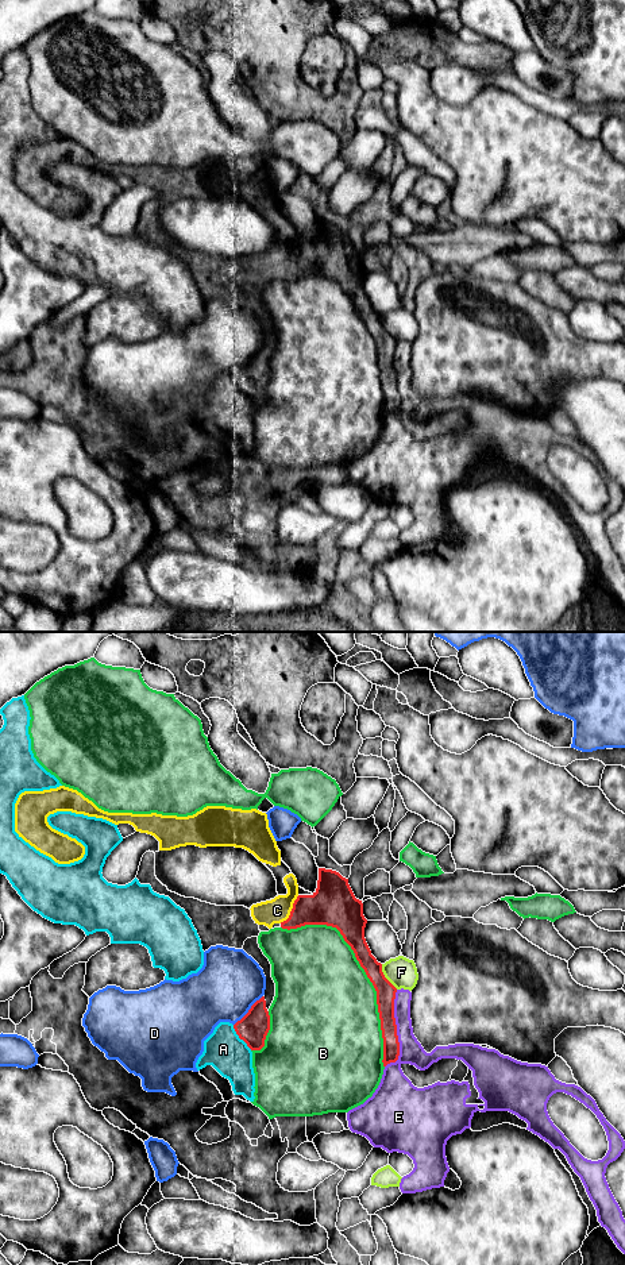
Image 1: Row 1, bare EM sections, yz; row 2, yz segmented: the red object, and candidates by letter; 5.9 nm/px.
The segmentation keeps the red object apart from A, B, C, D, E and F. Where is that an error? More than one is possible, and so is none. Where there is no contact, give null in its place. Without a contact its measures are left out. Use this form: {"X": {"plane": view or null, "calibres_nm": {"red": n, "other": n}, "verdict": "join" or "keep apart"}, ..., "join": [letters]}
{"A": {"plane": "yz", "calibres_nm": {"red": 180, "other": 240}, "verdict": "keep apart"}, "B": {"plane": "yz", "calibres_nm": {"red": 140, "other": 500}, "verdict": "keep apart"}, "C": {"plane": "yz", "calibres_nm": {"red": 260, "other": 150}, "verdict": "join"}, "D": {"plane": "yz", "calibres_nm": {"red": 180, "other": 380}, "verdict": "keep apart"}, "E": {"plane": "yz", "calibres_nm": {"red": 110, "other": 140}, "verdict": "keep apart"}, "F": {"plane": "yz", "calibres_nm": {"red": 110, "other": 180}, "verdict": "keep apart"}, "join": ["C"]}

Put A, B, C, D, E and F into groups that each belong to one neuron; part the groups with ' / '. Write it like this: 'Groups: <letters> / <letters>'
Groups: A / B / C / D / E / F

